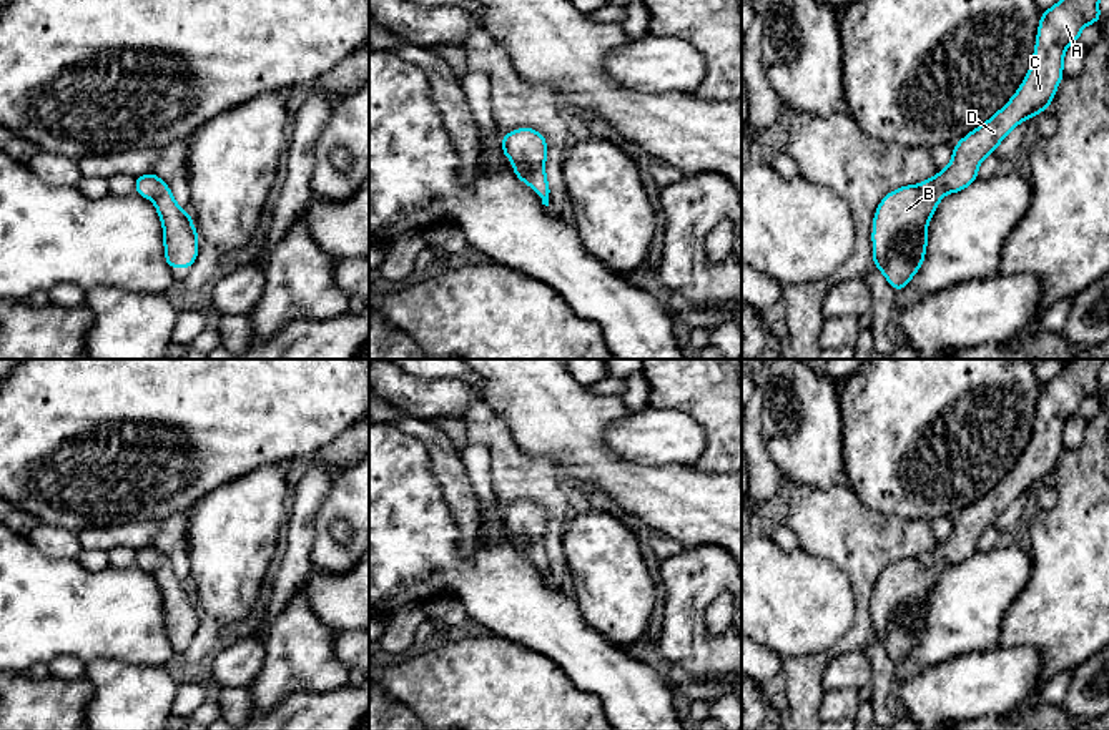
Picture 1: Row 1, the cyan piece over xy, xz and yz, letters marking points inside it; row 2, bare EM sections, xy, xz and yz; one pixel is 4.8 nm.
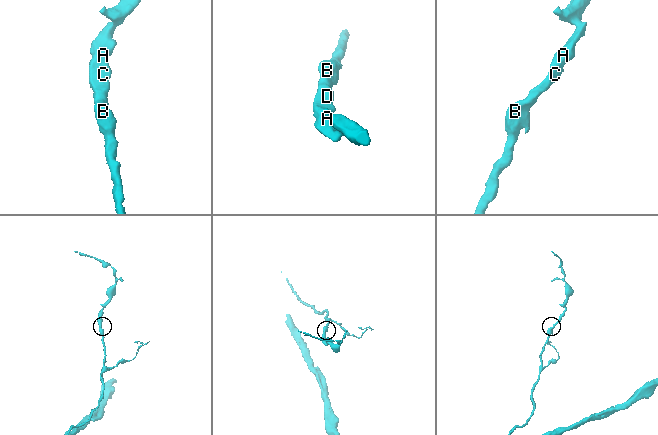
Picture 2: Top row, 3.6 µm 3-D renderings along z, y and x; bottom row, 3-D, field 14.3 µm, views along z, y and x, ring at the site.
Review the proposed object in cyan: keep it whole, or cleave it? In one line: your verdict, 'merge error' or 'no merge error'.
no merge error

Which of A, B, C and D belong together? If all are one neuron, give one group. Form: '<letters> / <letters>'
A B C D

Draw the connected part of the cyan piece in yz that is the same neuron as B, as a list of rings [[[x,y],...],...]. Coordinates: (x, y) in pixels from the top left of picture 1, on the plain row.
[[[1072,359],[1061,374],[1057,374],[1049,382],[1042,384],[1038,401],[1033,437],[1014,469],[986,496],[969,504],[964,511],[961,511],[958,517],[953,519],[951,535],[936,549],[919,555],[918,559],[908,557],[883,569],[878,582],[875,584],[873,592],[873,634],[875,640],[878,640],[886,649],[888,655],[895,663],[906,660],[914,645],[923,637],[928,617],[926,600],[941,570],[946,565],[958,565],[969,559],[973,554],[976,554],[979,535],[996,522],[996,519],[1009,507],[1009,504],[1016,501],[1021,494],[1036,489],[1038,486],[1051,479],[1057,457],[1064,451],[1062,434],[1066,421],[1072,416],[1077,416],[1077,411],[1086,397],[1102,392],[1099,386],[1099,369],[1104,363],[1106,359]]]

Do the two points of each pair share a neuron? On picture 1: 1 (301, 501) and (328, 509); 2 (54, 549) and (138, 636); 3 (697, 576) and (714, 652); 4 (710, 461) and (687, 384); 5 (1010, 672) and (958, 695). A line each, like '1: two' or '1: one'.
1: two
2: two
3: one
4: one
5: one

